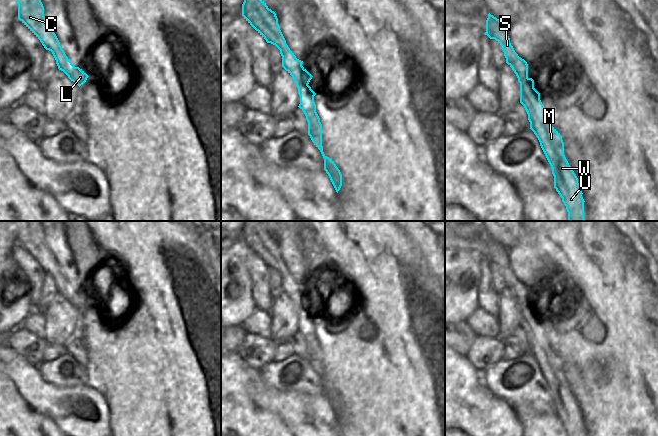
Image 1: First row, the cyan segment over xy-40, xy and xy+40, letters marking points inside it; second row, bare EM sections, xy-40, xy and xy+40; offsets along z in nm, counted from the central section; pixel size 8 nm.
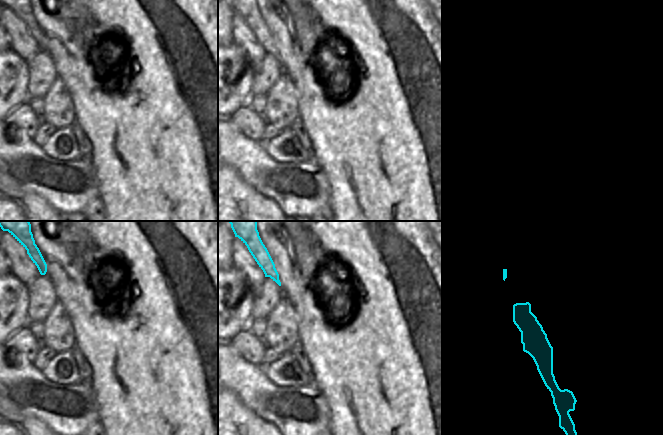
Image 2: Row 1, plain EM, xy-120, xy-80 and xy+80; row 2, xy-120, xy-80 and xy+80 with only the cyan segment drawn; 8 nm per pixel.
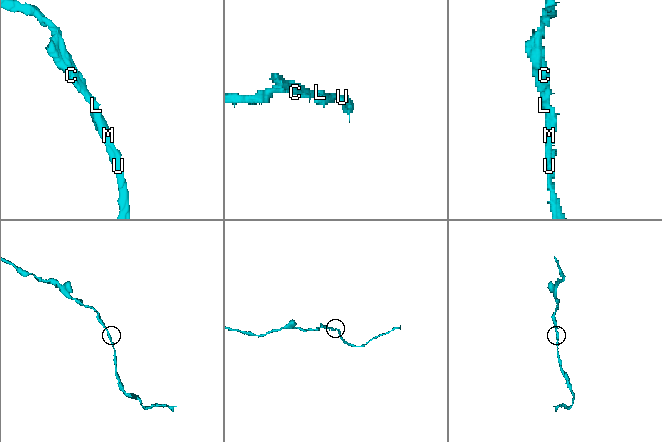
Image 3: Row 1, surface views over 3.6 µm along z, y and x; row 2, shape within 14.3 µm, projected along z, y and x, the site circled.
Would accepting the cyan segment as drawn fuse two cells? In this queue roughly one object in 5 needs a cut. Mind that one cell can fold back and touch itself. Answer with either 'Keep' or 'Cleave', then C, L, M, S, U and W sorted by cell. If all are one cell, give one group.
Keep. Groups: C L M S U W.

